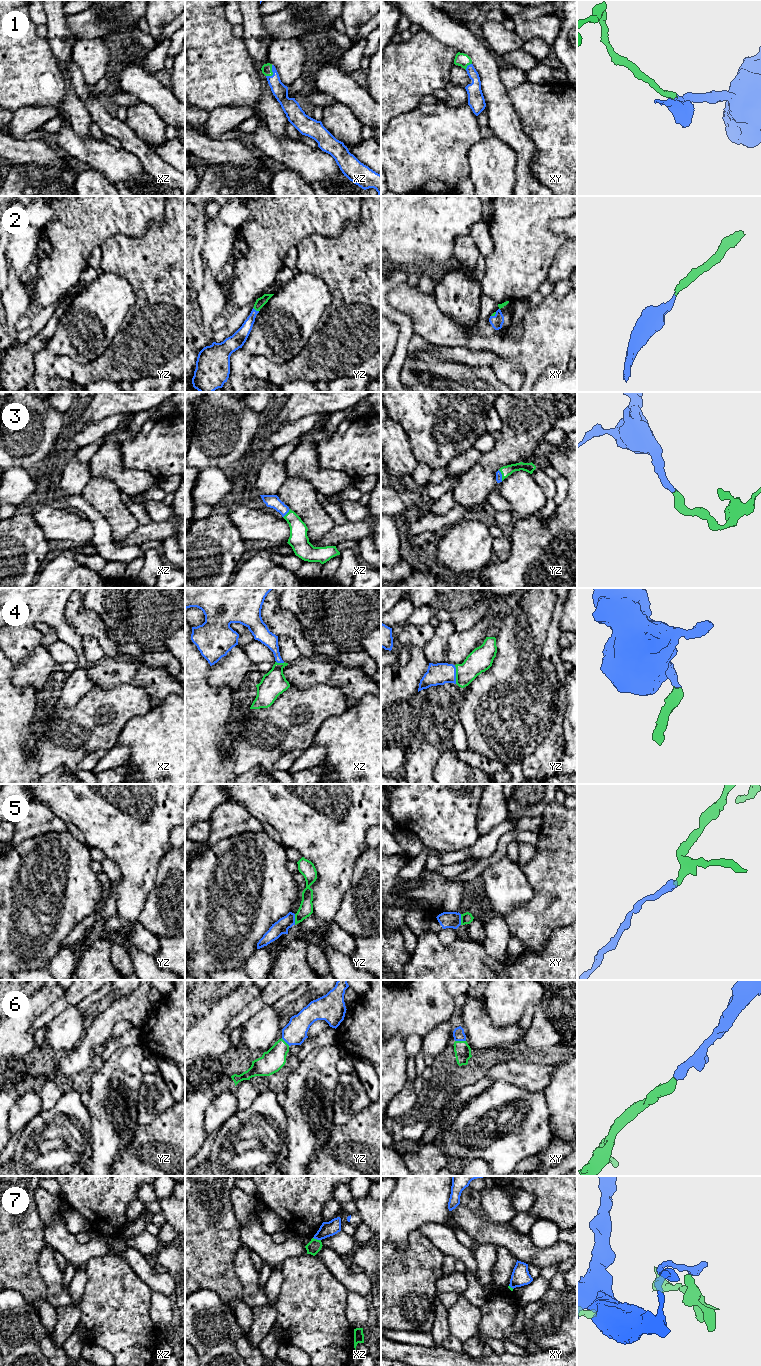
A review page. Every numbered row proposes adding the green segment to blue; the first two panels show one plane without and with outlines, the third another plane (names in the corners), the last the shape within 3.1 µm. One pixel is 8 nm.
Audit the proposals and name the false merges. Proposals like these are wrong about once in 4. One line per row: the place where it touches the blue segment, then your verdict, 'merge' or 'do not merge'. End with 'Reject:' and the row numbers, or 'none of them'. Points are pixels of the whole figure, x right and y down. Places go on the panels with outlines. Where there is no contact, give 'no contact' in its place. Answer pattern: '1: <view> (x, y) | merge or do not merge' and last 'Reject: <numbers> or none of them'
1: xz (273, 73) | merge
2: yz (255, 310) | merge
3: yz (501, 475) | merge
4: yz (455, 674) | merge
5: yz (294, 919) | do not merge
6: xy (460, 1040) | merge
7: xz (317, 1239) | do not merge
Reject: 5, 7

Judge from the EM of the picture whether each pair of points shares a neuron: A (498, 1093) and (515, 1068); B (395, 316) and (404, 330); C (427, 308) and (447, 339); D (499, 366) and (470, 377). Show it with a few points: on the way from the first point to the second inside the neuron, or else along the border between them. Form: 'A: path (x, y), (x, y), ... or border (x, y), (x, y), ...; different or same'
A: border (494, 1081), (505, 1080), (528, 1091); different
B: path (398, 319), (404, 327); same
C: path (427, 316), (440, 331); same
D: border (497, 358), (493, 363), (493, 372), (501, 381); different

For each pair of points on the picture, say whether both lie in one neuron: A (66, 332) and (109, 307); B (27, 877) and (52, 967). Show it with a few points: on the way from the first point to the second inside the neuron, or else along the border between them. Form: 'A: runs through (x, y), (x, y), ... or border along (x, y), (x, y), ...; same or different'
A: runs through (77, 332), (80, 332), (98, 314); same
B: border along (61, 949), (47, 963), (46, 968); different

